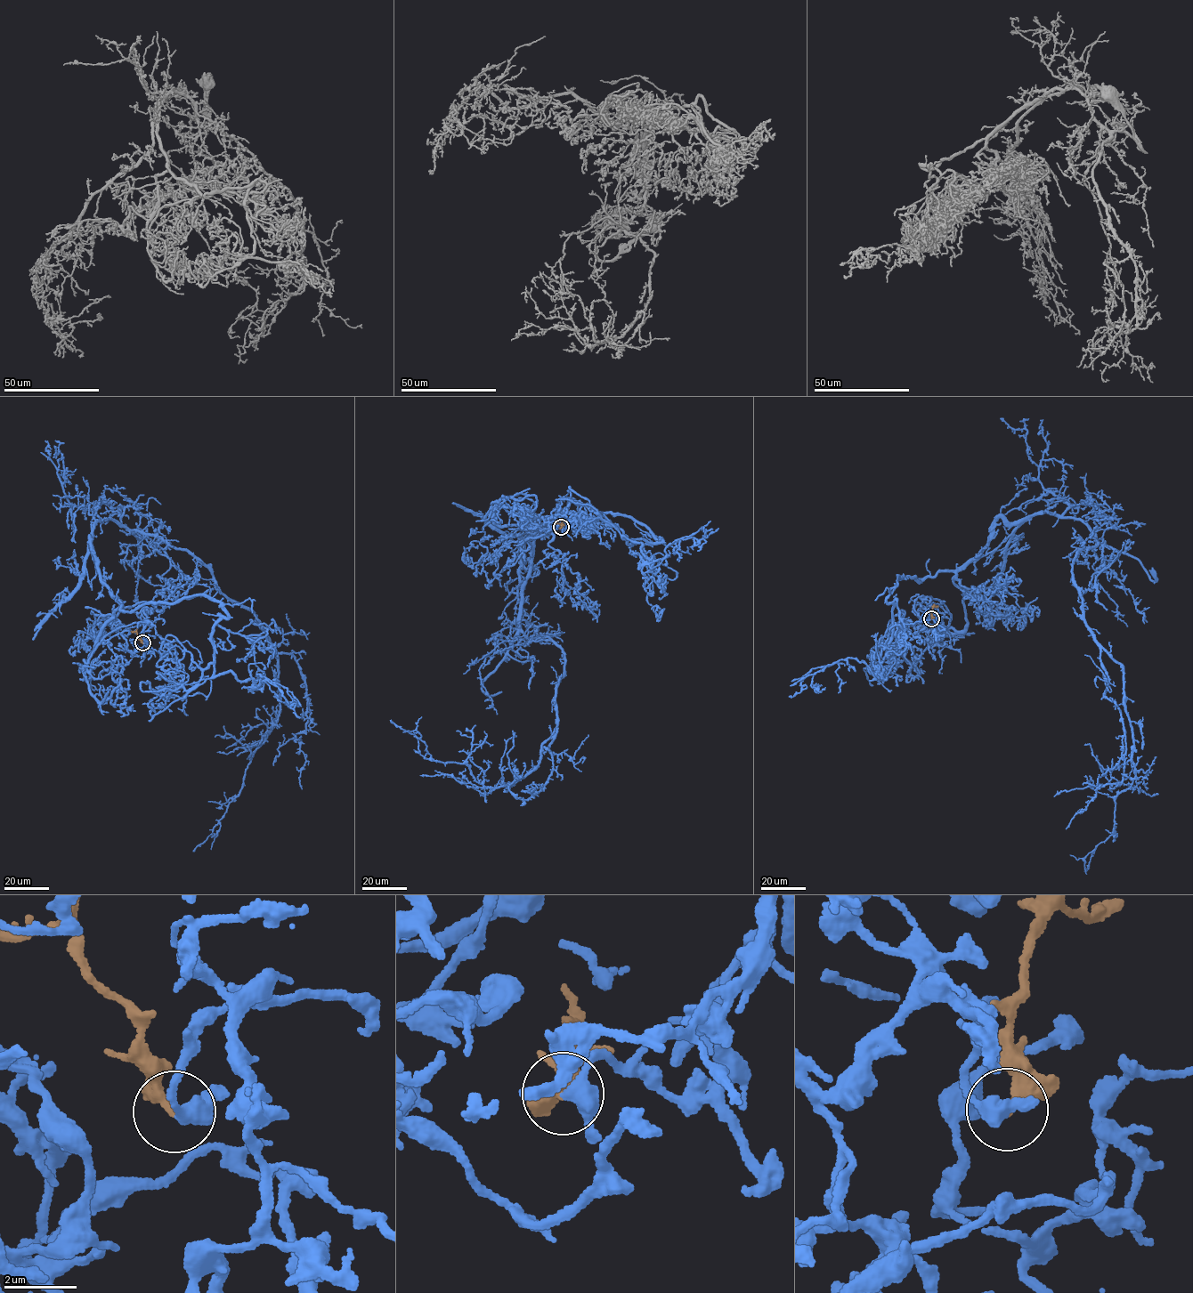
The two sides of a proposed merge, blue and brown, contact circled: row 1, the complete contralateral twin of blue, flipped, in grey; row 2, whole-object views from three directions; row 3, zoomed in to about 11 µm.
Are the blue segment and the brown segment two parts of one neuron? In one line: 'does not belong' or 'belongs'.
belongs

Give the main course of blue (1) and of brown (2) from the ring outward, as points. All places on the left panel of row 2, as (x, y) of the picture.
1: (142, 643), (133, 622), (85, 661), (119, 603), (95, 521), (198, 559), (276, 652), (277, 721), (193, 851)
2: (142, 643), (136, 632), (131, 631)

